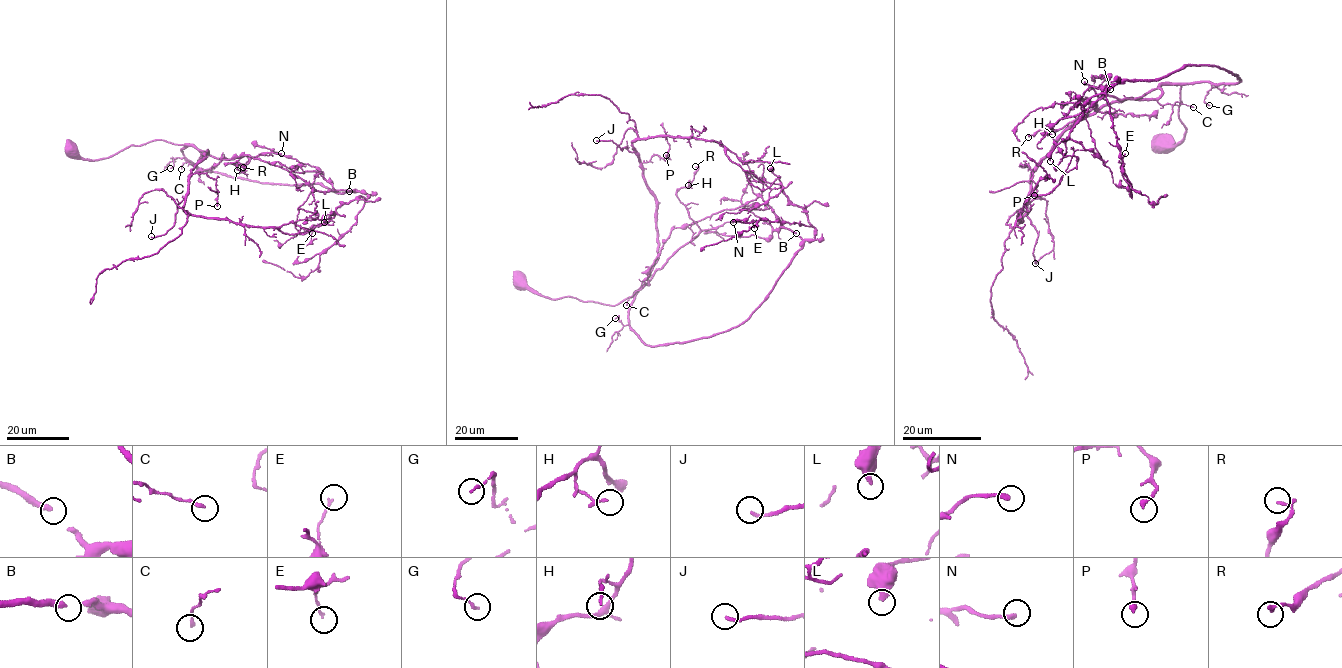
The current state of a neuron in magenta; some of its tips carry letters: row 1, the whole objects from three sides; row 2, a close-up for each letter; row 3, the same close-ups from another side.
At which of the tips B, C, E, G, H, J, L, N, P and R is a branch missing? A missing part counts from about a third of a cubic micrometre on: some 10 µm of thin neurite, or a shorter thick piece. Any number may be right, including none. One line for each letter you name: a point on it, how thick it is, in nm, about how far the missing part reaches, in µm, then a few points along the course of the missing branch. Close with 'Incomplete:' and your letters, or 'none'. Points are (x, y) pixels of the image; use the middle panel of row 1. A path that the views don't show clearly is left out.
J: (596, 140) | 180 nm | 30 µm
N: (733, 222) | 240 nm | 30 µm | (733, 222), (748, 208), (751, 194), (764, 182), (775, 181), (783, 193)
Incomplete: J, N

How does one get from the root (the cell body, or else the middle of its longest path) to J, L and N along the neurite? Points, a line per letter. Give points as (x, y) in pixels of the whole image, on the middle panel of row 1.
J: (518, 279), (552, 299), (567, 296), (614, 305), (649, 284), (658, 247), (655, 196), (635, 152), (596, 140)
L: (518, 279), (552, 299), (614, 305), (632, 297), (629, 326), (648, 345), (736, 328), (814, 238), (770, 168)
N: (518, 279), (552, 299), (567, 296), (616, 305), (635, 296), (702, 230), (733, 222)

